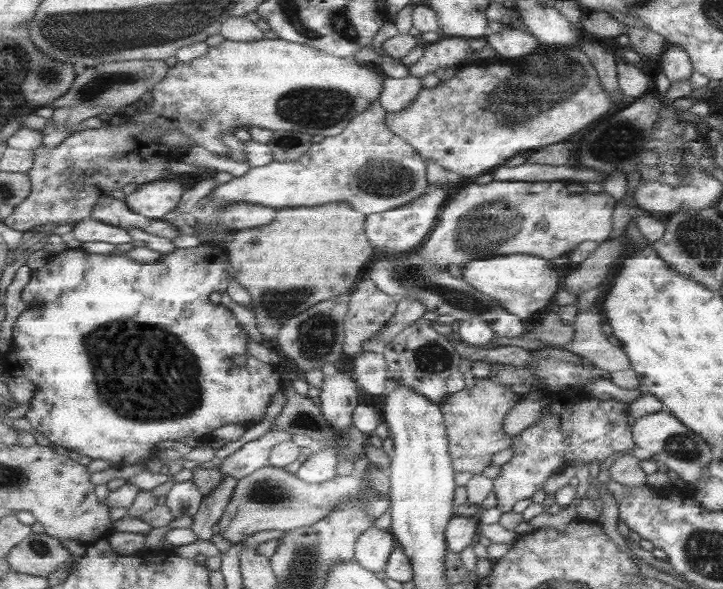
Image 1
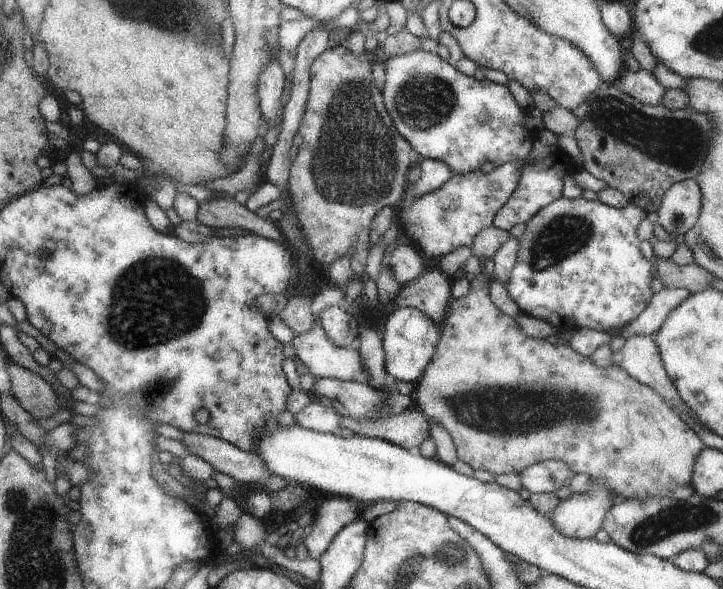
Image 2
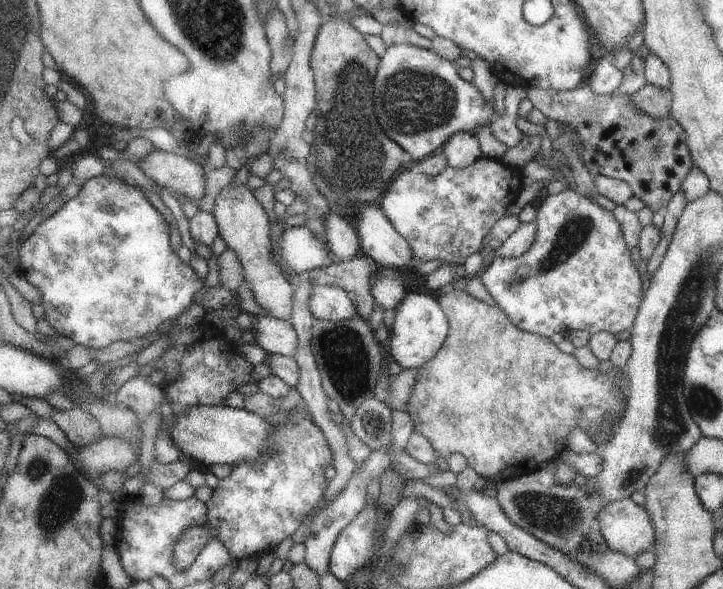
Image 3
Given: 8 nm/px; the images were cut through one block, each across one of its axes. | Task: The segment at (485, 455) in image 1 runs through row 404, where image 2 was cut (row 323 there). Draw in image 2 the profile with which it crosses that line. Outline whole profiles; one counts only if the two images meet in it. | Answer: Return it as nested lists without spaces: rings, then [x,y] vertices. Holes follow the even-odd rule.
[[[484,266],[469,281],[469,289],[463,296],[449,298],[444,315],[439,322],[440,337],[437,341],[434,355],[413,384],[413,393],[411,395],[428,422],[441,426],[449,434],[458,460],[469,465],[473,470],[485,470],[485,472],[490,472],[493,475],[515,474],[533,463],[541,463],[547,459],[560,460],[574,473],[585,472],[591,479],[602,480],[612,490],[613,494],[620,494],[625,500],[645,500],[649,497],[671,497],[683,500],[691,496],[694,492],[690,483],[691,471],[696,456],[704,447],[699,435],[694,430],[691,430],[654,390],[631,378],[617,363],[605,367],[597,367],[591,363],[589,357],[584,357],[578,352],[571,350],[571,347],[568,347],[566,344],[558,346],[552,340],[526,337],[514,325],[512,318],[505,313],[501,313],[489,300],[488,287],[490,282],[489,270]]]

